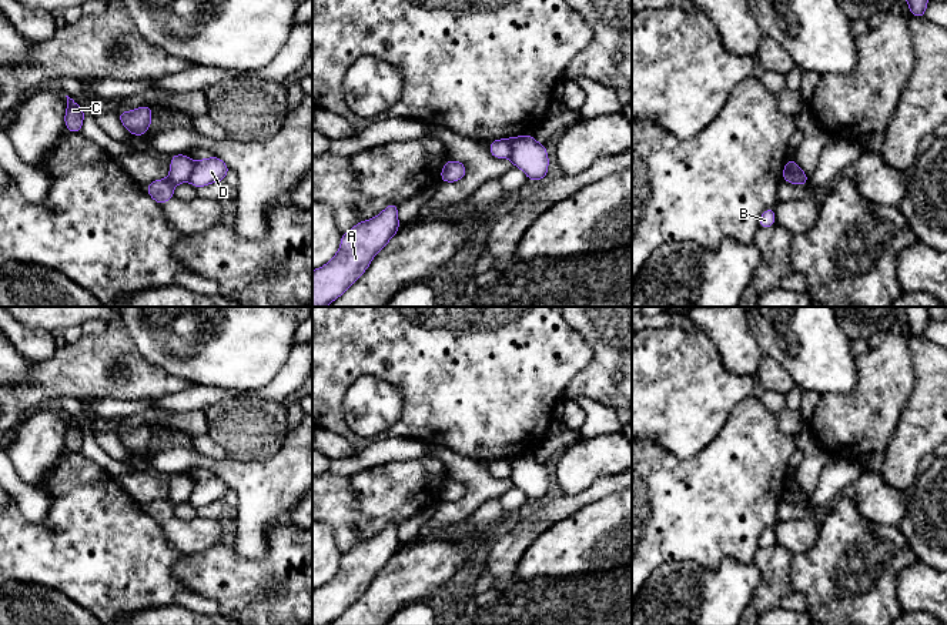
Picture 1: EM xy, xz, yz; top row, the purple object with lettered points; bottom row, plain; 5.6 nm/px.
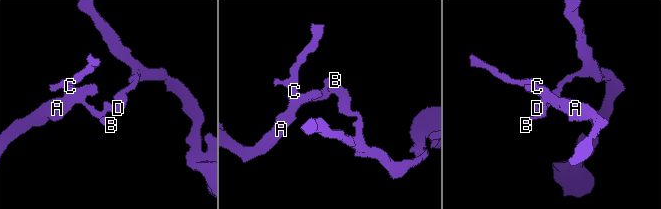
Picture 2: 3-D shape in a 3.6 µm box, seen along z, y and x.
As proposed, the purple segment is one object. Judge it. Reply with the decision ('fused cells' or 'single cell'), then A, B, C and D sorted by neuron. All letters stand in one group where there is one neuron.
fused cells; A B C / D

